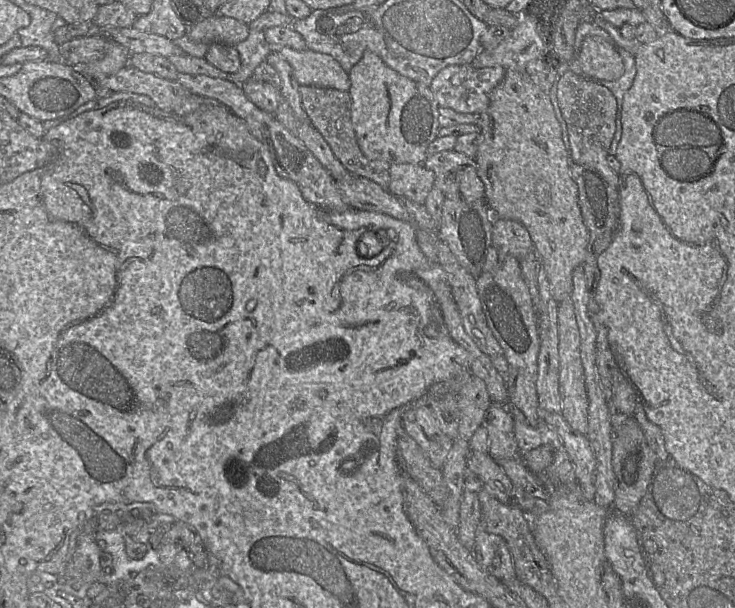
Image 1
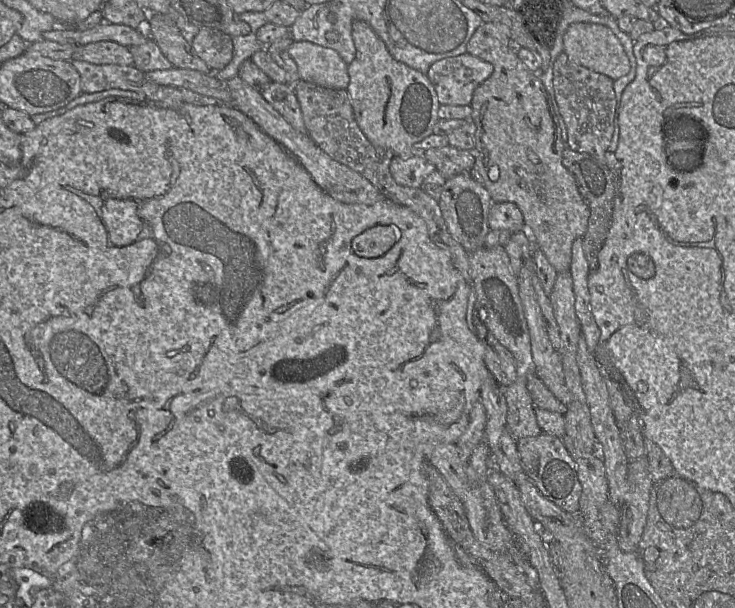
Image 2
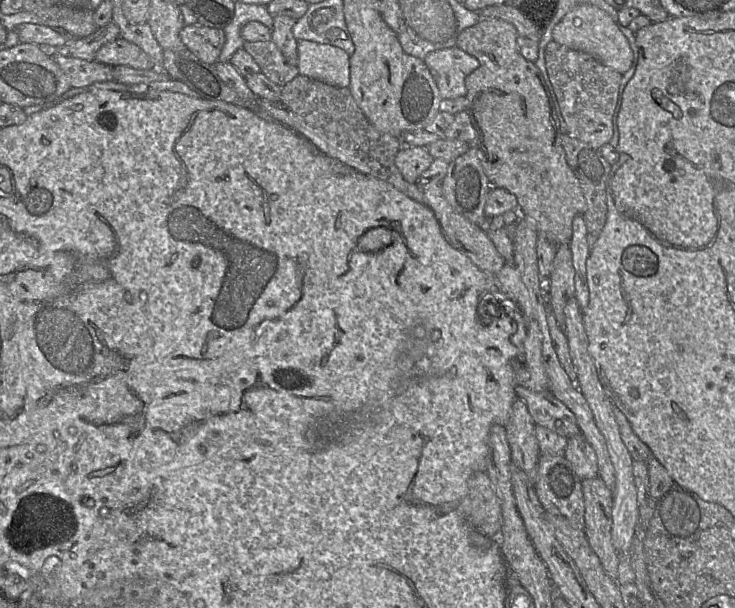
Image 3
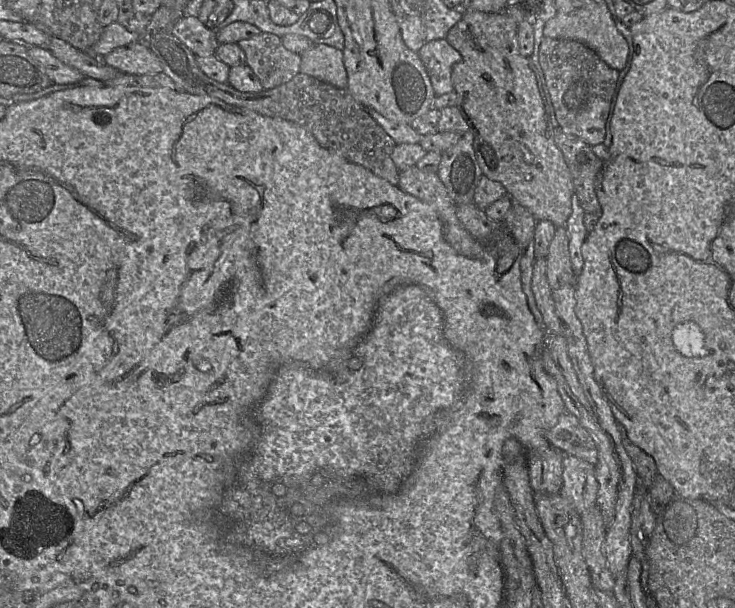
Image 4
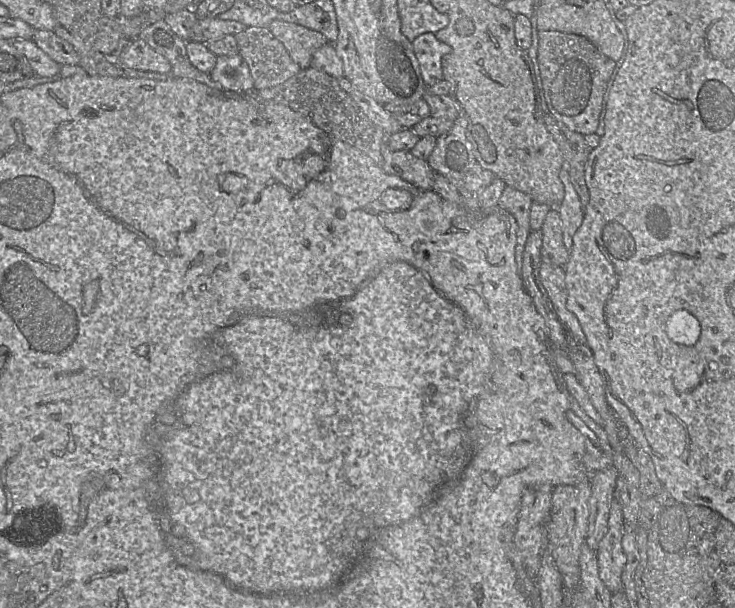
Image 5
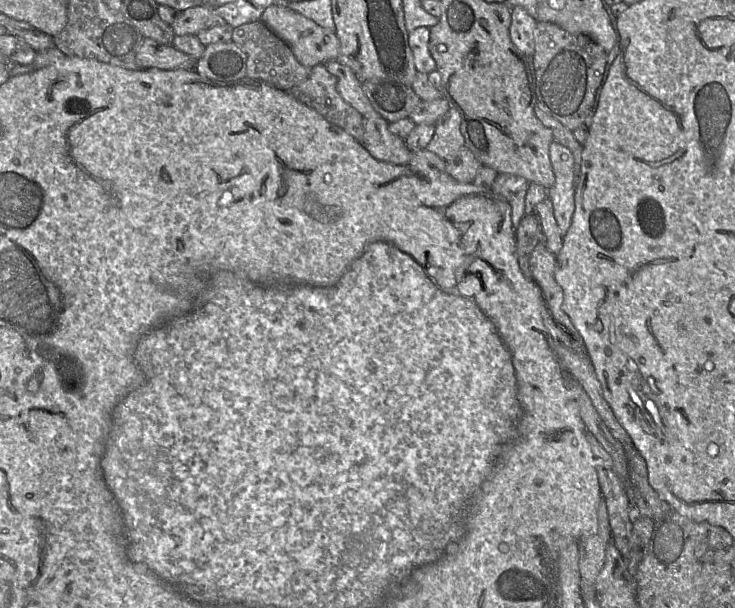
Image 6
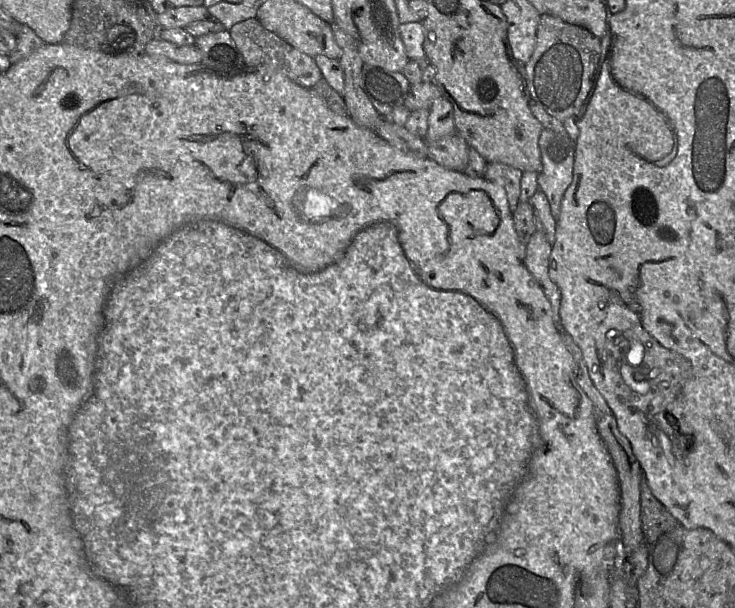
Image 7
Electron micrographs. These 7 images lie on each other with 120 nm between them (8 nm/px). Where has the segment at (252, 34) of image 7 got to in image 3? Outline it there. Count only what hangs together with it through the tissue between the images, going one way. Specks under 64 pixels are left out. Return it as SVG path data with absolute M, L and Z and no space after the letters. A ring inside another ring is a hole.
M245 41L243 48L259 65L261 72L273 83L283 87L298 74L297 65L289 64L283 53L272 41Z

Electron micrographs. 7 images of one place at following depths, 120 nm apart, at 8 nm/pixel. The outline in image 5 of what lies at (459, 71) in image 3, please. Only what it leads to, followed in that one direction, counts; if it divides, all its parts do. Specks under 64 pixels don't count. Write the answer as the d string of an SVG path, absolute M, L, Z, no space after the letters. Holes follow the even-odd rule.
M431 32L419 35L411 43L427 87L443 80L441 59L452 52L451 46L439 41Z

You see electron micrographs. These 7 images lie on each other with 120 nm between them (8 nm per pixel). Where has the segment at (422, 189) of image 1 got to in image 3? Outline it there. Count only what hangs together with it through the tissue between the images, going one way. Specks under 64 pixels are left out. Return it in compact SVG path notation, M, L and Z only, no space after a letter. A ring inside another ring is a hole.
M402 146L395 157L395 166L409 183L418 183L434 158L425 147Z

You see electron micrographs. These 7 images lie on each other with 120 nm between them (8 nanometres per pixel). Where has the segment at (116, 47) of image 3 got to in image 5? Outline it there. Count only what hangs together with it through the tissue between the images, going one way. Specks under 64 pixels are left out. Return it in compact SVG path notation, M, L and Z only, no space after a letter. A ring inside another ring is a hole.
M135 38L124 47L120 59L124 65L132 69L169 75L171 72L170 62L140 38Z

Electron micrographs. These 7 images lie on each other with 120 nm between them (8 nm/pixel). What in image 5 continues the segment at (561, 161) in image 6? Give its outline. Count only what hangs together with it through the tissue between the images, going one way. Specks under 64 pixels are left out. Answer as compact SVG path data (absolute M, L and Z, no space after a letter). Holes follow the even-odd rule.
M563 161L563 168L559 173L559 179L564 186L564 198L557 207L561 219L563 242L568 252L572 250L573 237L580 227L584 212L579 197L570 181L569 173Z

